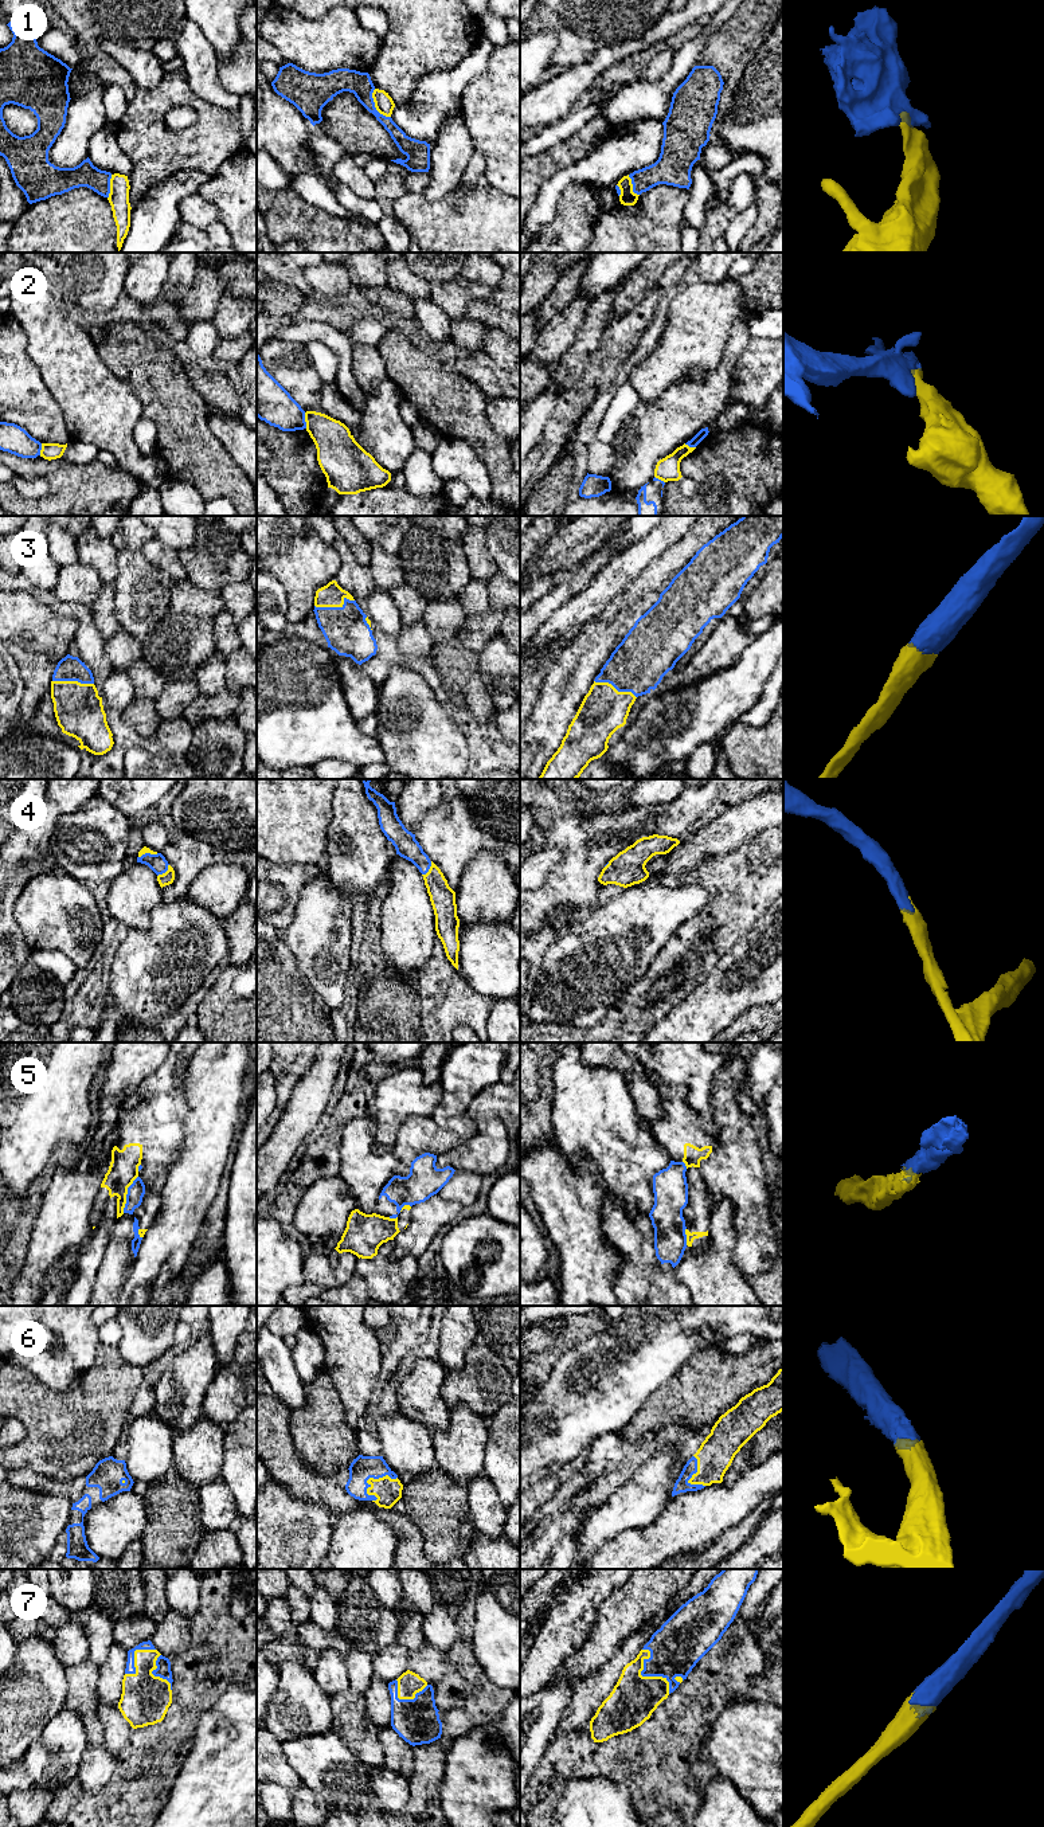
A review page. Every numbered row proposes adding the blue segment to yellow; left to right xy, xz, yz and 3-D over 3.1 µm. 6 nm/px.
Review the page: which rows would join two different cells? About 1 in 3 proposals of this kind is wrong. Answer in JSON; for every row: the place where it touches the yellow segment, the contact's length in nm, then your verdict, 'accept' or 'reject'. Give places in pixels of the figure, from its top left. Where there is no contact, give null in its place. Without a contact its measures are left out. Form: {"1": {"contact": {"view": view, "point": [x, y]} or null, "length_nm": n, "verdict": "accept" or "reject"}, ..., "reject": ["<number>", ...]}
{"1": {"contact": {"view": "xz", "point": [375, 106]}, "length_nm": 200, "verdict": "reject"}, "2": {"contact": {"view": "xz", "point": [305, 421]}, "length_nm": 100, "verdict": "reject"}, "3": {"contact": {"view": "xz", "point": [335, 606]}, "length_nm": 240, "verdict": "accept"}, "4": {"contact": {"view": "xz", "point": [429, 869]}, "length_nm": 110, "verdict": "accept"}, "5": {"contact": {"view": "xy", "point": [126, 1193]}, "length_nm": 240, "verdict": "reject"}, "6": {"contact": {"view": "xz", "point": [375, 1479]}, "length_nm": 220, "verdict": "accept"}, "7": {"contact": {"view": "yz", "point": [645, 1677]}, "length_nm": 320, "verdict": "accept"}, "reject": ["1", "2", "5"]}

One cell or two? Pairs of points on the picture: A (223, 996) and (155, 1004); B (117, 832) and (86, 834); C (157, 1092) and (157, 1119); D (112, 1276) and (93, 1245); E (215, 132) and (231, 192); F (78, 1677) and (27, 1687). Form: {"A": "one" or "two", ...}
{"A": "two", "B": "one", "C": "one", "D": "two", "E": "two", "F": "two"}

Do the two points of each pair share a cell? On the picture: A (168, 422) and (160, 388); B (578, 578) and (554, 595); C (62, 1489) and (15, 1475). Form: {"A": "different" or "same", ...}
{"A": "same", "B": "same", "C": "same"}

